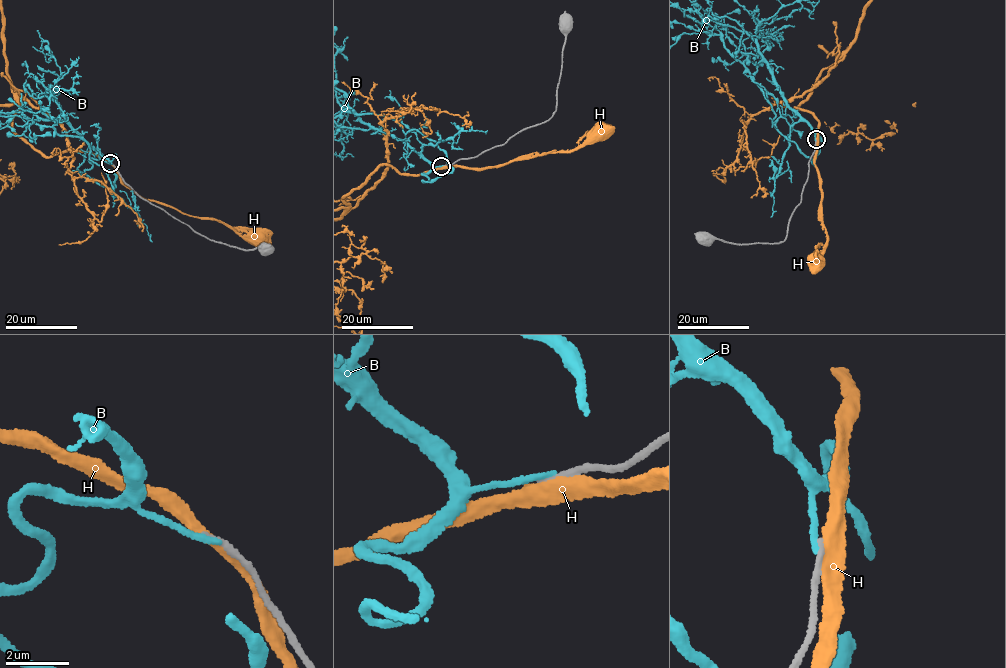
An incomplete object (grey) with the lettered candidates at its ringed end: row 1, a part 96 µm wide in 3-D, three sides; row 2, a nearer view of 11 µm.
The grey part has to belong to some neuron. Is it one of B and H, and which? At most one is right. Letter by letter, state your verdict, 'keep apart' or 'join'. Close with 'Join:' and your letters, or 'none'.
B: keep apart
H: keep apart
Join: none

